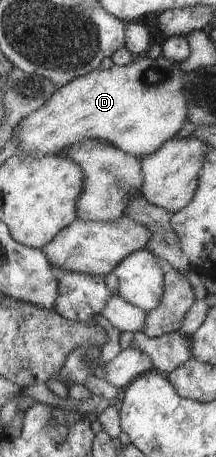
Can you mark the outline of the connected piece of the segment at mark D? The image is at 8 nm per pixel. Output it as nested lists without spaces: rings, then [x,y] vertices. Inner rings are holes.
[[[148,54],[139,55],[132,64],[114,65],[109,69],[96,69],[84,76],[76,77],[68,84],[58,87],[50,100],[42,108],[18,121],[16,140],[18,153],[30,155],[60,155],[72,144],[82,140],[102,140],[114,144],[126,154],[143,157],[160,148],[163,142],[176,137],[185,120],[188,120],[188,104],[184,89],[186,71],[180,68],[180,62],[168,60],[166,56],[150,58]]]

